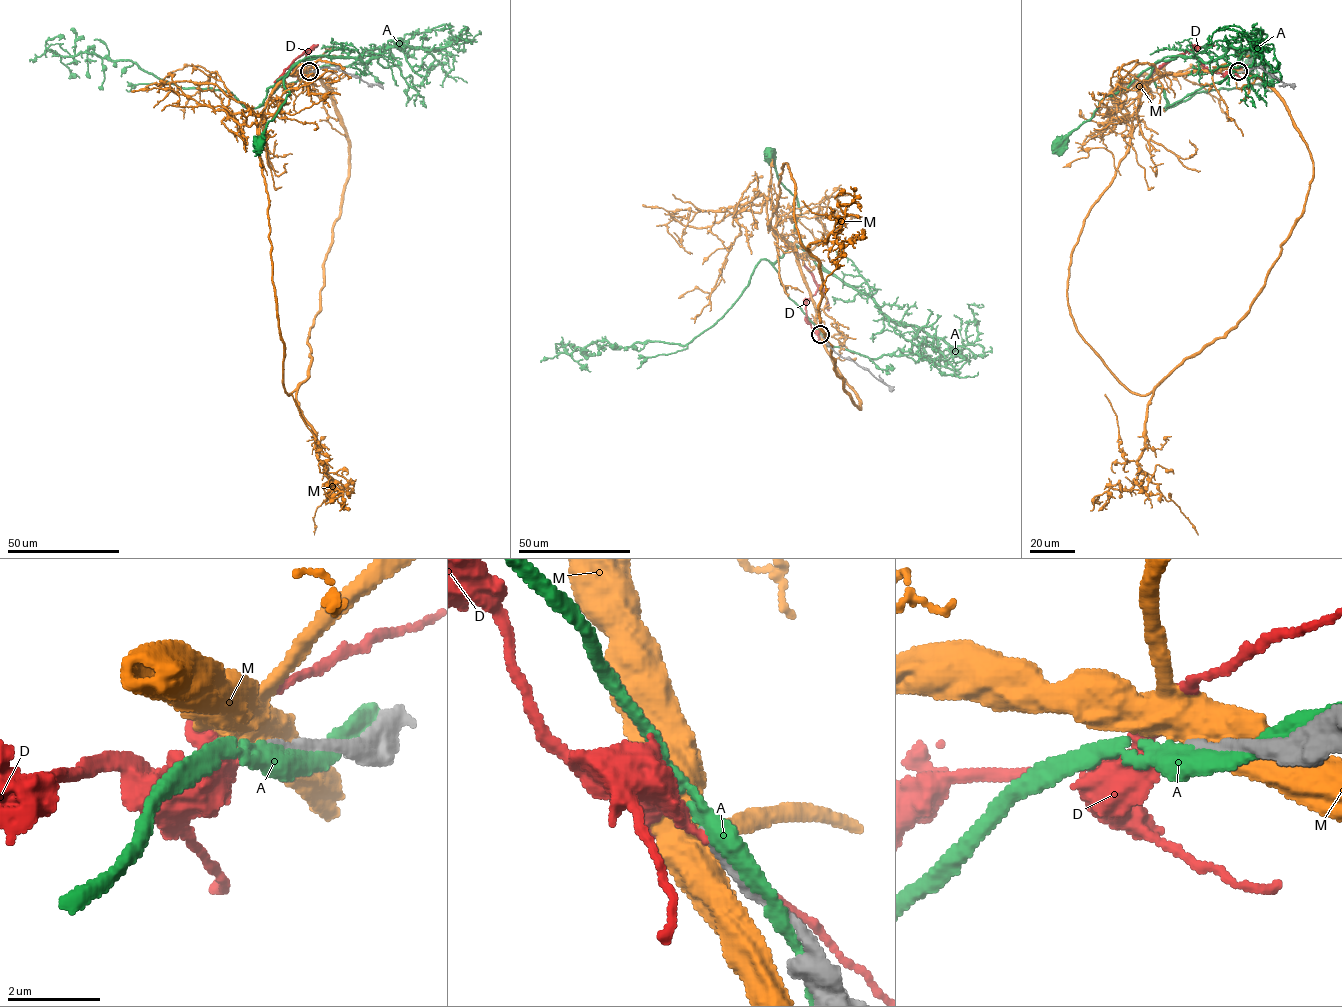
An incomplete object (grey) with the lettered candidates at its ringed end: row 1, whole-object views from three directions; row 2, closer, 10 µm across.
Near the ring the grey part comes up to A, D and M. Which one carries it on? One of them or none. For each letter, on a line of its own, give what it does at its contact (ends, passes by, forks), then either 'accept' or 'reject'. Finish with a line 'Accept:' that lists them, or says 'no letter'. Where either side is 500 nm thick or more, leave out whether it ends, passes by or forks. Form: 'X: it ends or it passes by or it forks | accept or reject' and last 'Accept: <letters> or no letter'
A: it passes by | reject
D: it ends | reject
M: reject
Accept: no letter

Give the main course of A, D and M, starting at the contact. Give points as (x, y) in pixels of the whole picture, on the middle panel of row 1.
A: (824, 339), (773, 265), (790, 242), (807, 250), (794, 230), (797, 197), (780, 181), (769, 152)
D: (820, 335), (806, 319), (805, 309), (806, 302), (816, 292), (817, 283), (794, 248), (785, 245)
M: (820, 335), (859, 409), (835, 371), (820, 318), (820, 263), (807, 249), (831, 233), (843, 255), (825, 294)

